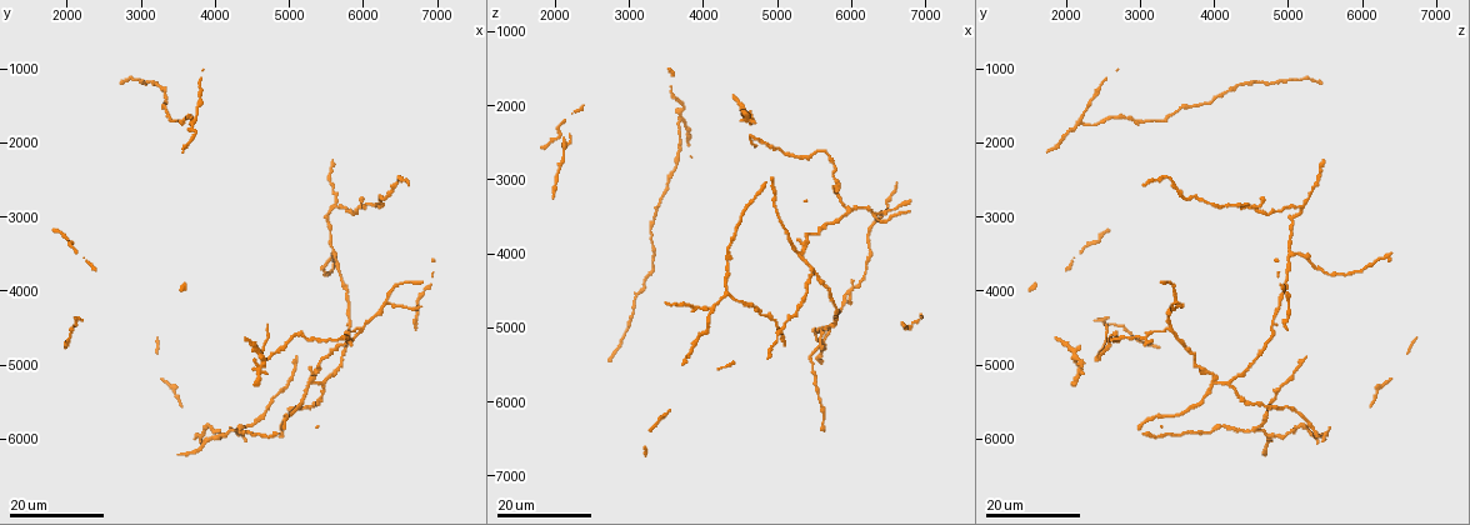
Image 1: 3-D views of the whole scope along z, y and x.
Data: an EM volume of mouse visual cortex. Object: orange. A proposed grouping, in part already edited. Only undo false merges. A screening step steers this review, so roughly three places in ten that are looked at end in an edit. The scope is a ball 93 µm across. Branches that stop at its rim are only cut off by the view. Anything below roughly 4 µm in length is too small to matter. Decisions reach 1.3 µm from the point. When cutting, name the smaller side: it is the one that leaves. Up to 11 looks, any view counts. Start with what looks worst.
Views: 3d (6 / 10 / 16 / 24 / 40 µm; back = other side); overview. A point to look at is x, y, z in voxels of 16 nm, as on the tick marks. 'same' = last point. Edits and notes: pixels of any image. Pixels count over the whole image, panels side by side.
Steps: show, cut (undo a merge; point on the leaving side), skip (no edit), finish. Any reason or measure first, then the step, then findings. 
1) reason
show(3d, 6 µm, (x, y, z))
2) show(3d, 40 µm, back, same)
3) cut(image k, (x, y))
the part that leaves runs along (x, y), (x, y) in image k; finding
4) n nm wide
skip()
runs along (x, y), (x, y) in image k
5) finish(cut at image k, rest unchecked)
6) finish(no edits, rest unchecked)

three arms meet
show(3d, 16 µm, (5250, 5200, 4000))

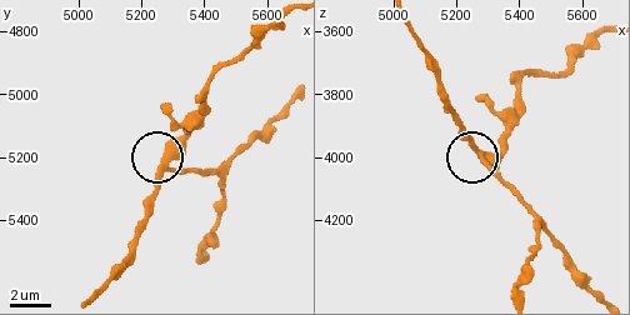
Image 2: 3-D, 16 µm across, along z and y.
show(3d, 10 µm, (5270, 5230, 3990))

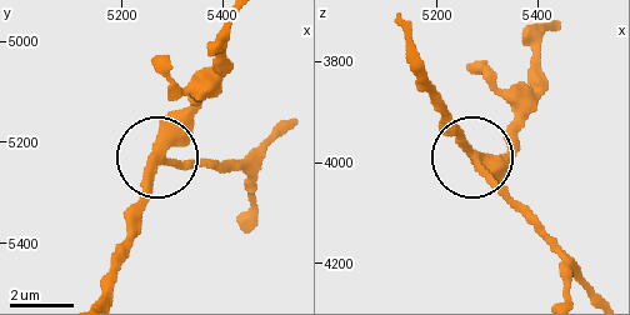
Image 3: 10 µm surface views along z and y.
3 arms
skip()
continuous, no second neuron

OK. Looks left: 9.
arms part here
show(3d, 16 µm, (4150, 6000, 4750))

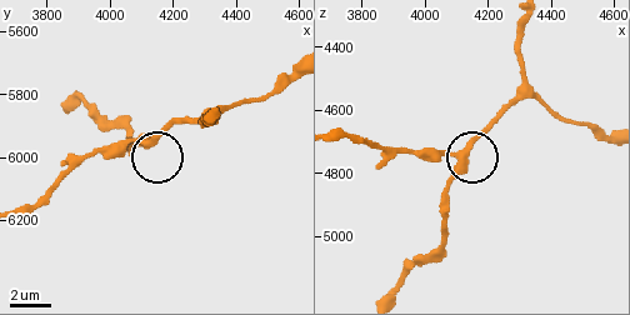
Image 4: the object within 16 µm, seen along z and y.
show(3d, 6 µm, (4110, 5950, 4760))

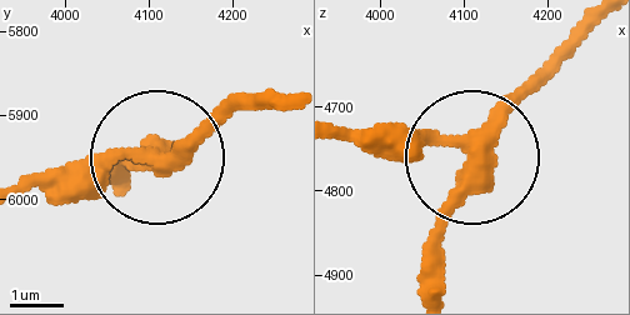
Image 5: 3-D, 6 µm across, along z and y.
side arm 11 µm
skip()
runs along (280, 105), (239, 109), (181, 159), (29, 173) in image 5; all the same neuron

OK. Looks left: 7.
branch point
show(3d, 24 µm, (5650, 2850, 5200))

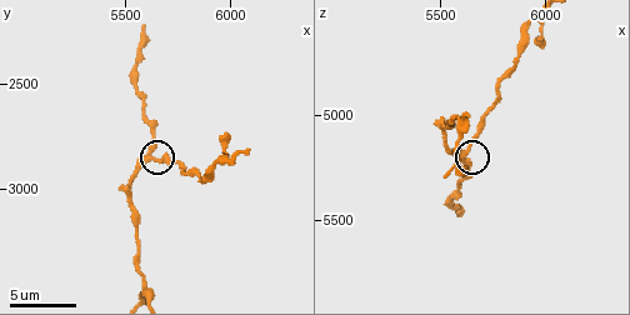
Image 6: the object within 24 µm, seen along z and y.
show(3d, 10 µm, (5630, 2860, 5170))

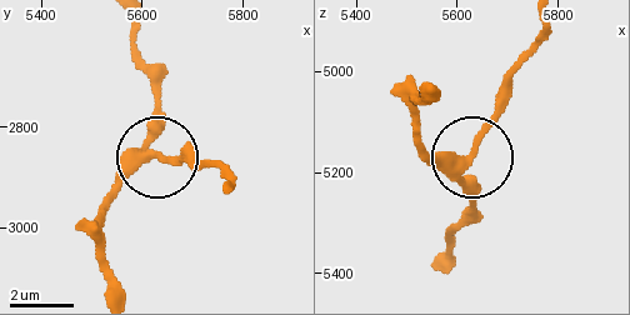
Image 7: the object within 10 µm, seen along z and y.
3 arms
skip()
runs along (433, 89), (416, 130), (470, 156), (473, 216) in image 7; all the same neuron

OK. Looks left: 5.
show(3d, 16 µm, (6350, 4150, 3500))

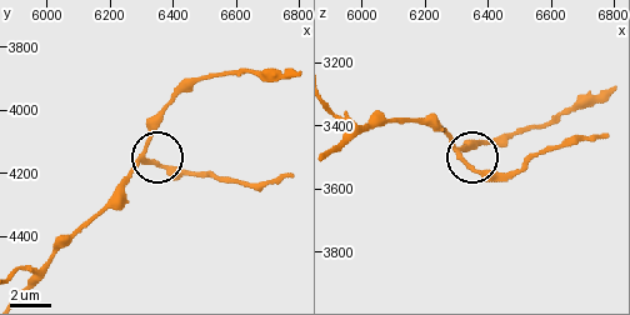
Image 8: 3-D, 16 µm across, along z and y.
show(3d, 6 µm, (6310, 4150, 3490))

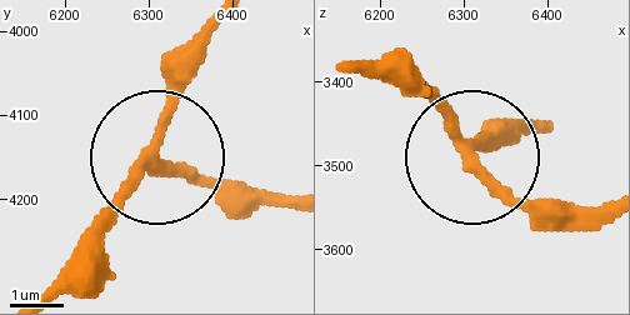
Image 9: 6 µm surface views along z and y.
200 nm wide
skip()
runs along (44, 286), (151, 161), (241, 201) in image 9; all the same neuron

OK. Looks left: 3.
side arm on a straight run
show(3d, 24 µm, (5550, 3600, 5250))

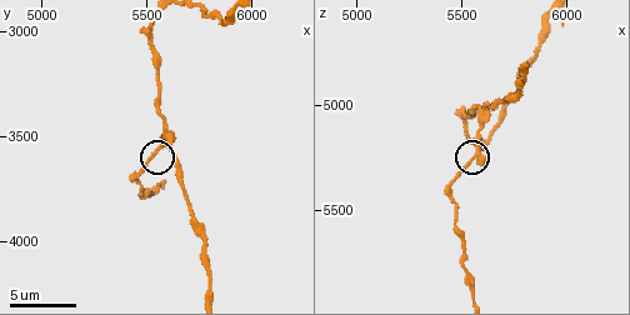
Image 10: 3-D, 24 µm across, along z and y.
show(3d, 10 µm, (5560, 3580, 5250))

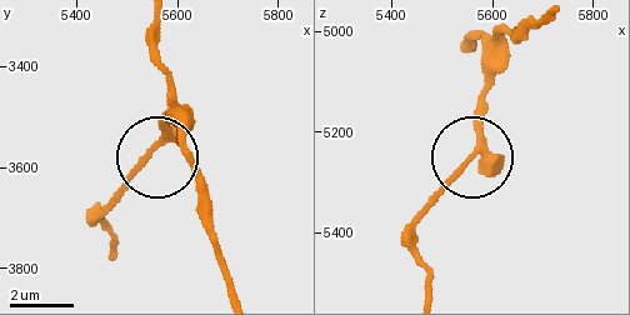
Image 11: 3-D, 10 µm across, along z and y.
skip()
all the same neuron

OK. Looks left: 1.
finish(no edits, rest unchecked)

